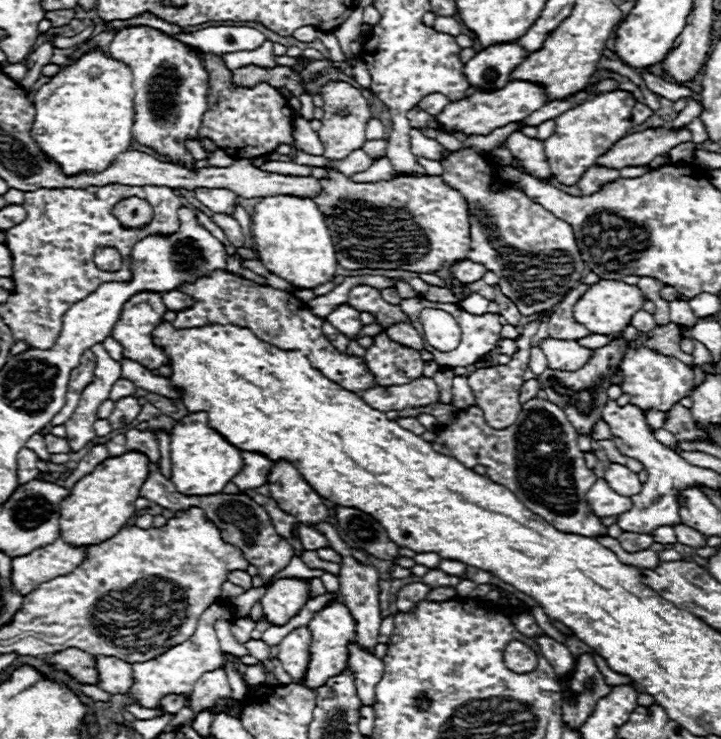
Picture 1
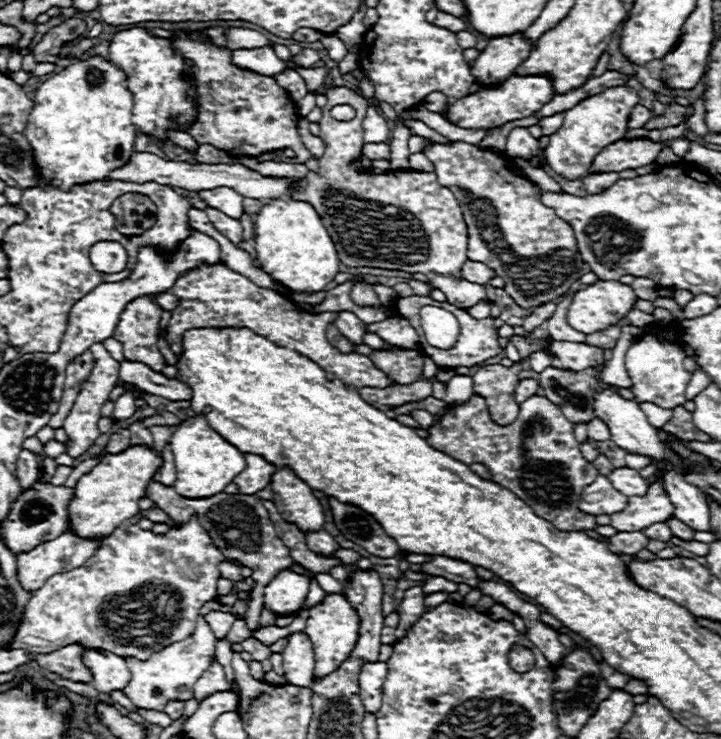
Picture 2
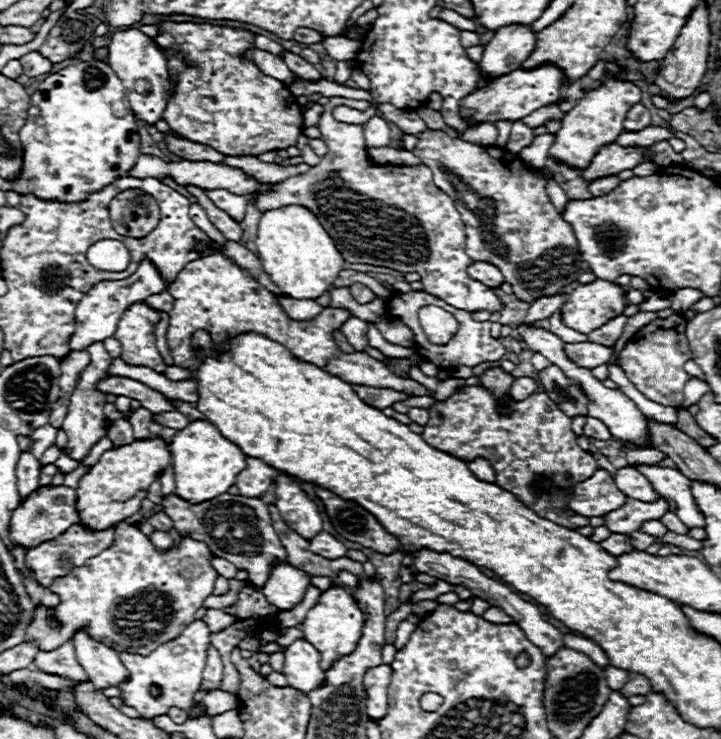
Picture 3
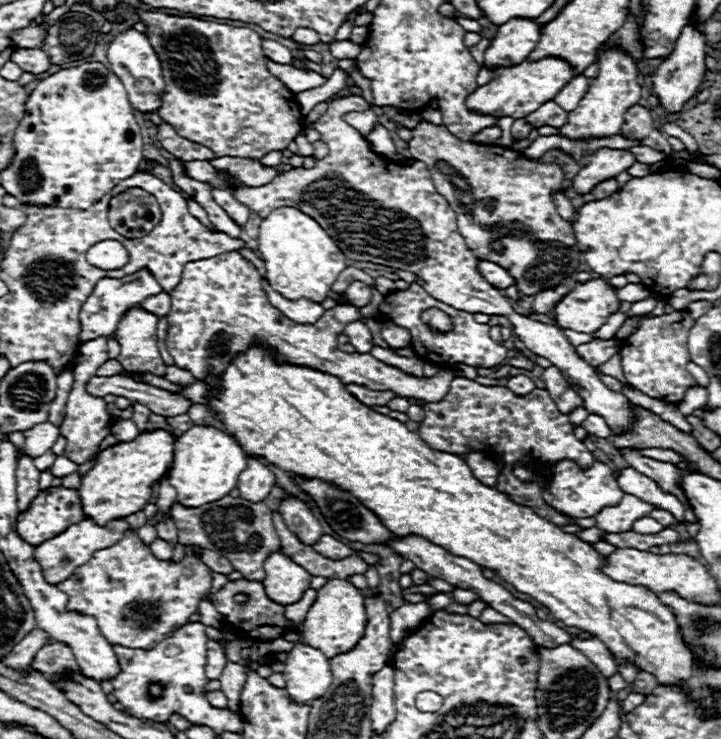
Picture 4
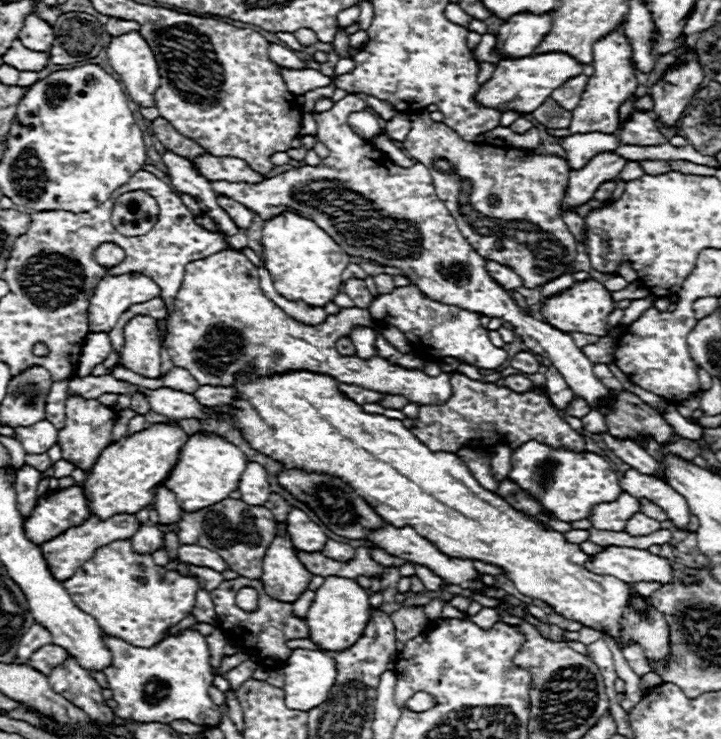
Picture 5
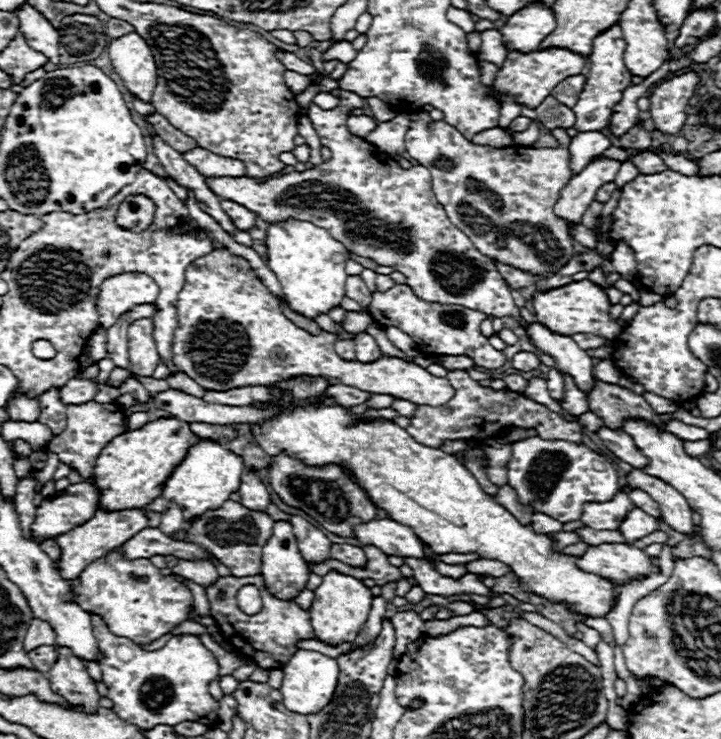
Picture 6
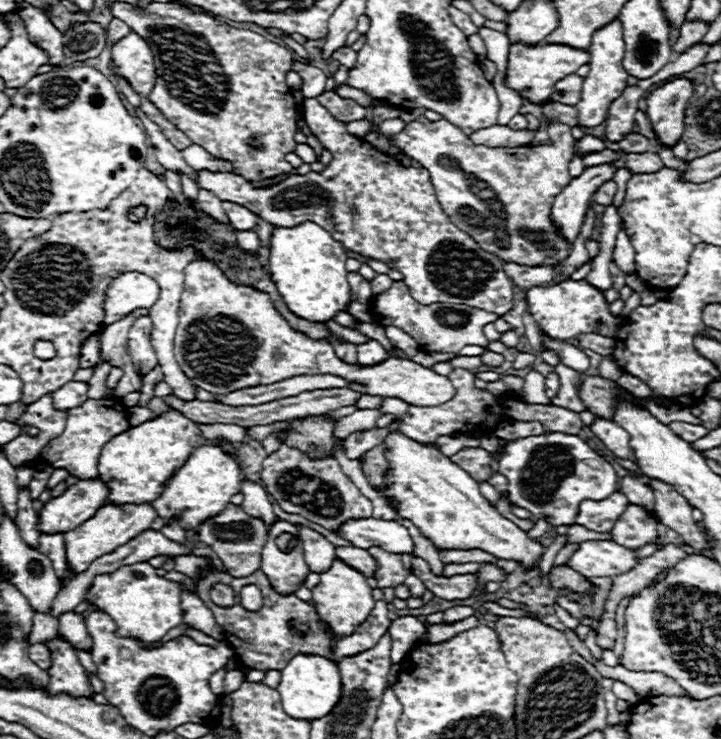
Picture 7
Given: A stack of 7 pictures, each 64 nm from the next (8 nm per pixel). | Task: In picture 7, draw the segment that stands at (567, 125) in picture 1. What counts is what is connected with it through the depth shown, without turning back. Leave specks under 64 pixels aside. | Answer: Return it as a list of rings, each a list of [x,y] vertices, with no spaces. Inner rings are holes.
[[[618,20],[610,22],[608,26],[604,26],[602,30],[598,30],[598,34],[594,34],[594,42],[590,44],[590,72],[584,78],[584,86],[582,86],[582,96],[580,102],[576,104],[578,108],[578,126],[584,128],[594,128],[604,124],[606,116],[608,116],[608,108],[610,104],[622,94],[622,90],[628,86],[628,74],[622,68],[622,56],[624,56],[624,40],[622,40],[622,26]]]

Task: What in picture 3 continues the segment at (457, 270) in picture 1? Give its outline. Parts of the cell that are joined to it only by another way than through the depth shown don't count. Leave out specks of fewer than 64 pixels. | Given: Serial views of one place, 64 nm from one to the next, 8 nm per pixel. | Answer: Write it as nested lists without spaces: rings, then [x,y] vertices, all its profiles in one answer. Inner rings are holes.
[[[472,262],[468,266],[468,276],[486,284],[486,286],[490,286],[490,288],[498,288],[504,282],[502,272],[488,262]]]

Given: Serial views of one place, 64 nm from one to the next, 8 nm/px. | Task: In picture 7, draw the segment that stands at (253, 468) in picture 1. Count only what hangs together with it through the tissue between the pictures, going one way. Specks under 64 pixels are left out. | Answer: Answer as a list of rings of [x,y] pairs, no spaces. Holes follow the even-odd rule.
[[[244,478],[240,492],[244,494],[242,508],[246,510],[246,514],[256,516],[256,518],[262,518],[264,522],[270,522],[270,524],[276,522],[274,512],[272,512],[272,504],[270,504],[270,500],[268,500],[268,492],[264,490],[262,484]]]

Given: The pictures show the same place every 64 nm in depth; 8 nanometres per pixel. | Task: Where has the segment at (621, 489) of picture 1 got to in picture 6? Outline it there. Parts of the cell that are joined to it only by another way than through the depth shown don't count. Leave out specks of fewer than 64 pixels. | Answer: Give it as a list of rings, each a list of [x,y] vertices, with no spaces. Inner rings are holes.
[[[634,468],[626,474],[626,486],[648,492],[658,502],[662,510],[662,520],[676,532],[682,532],[682,534],[696,532],[696,526],[692,524],[692,510],[686,498],[680,492],[676,492],[672,486],[662,482],[660,478],[648,476],[646,472]]]

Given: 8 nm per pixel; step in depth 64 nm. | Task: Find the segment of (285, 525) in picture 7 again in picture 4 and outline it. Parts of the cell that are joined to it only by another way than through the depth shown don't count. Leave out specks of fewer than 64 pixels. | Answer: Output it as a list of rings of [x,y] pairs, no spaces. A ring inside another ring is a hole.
[[[270,554],[266,560],[266,578],[264,578],[264,590],[266,596],[282,606],[294,604],[302,598],[310,584],[310,574],[302,568],[290,562],[284,554]]]

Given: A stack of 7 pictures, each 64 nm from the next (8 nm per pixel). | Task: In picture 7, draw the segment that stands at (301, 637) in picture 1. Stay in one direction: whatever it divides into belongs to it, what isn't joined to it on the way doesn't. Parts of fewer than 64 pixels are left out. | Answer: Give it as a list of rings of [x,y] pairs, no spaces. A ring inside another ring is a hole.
[[[298,654],[282,670],[282,680],[276,690],[282,694],[282,708],[286,714],[302,720],[314,720],[326,716],[336,706],[340,686],[340,672],[332,660],[314,654]]]

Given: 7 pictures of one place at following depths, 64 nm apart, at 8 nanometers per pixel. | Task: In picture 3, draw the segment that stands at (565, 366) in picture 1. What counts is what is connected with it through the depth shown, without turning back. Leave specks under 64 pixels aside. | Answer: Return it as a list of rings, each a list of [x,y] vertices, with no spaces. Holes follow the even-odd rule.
[[[580,342],[580,344],[566,344],[564,352],[574,364],[592,370],[600,364],[606,364],[610,360],[614,348],[606,348],[606,346],[594,344],[594,342]]]

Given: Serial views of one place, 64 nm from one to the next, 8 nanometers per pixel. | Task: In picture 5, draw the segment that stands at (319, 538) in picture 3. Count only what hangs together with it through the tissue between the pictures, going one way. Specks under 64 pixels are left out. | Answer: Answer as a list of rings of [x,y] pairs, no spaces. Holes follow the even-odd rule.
[[[332,538],[326,540],[324,548],[322,548],[322,554],[326,554],[328,558],[342,558],[342,562],[346,562],[348,558],[354,558],[354,548],[348,546],[348,544],[342,544],[342,542],[336,542]]]

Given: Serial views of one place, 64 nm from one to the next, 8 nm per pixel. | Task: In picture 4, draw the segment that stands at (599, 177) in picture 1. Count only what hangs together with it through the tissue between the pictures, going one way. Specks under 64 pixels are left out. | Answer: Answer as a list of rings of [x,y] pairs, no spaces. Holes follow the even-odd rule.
[[[610,178],[610,180],[604,180],[604,182],[596,184],[594,190],[592,190],[592,194],[594,194],[596,198],[606,198],[606,196],[614,194],[616,190],[618,190],[618,182],[616,182],[616,178]]]

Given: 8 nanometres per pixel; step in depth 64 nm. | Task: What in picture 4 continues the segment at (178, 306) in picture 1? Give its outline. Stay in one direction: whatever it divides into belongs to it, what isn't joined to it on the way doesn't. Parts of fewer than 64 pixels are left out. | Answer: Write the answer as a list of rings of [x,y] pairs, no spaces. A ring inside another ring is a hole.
[[[166,292],[162,294],[156,294],[154,298],[146,298],[146,302],[140,302],[138,306],[142,306],[142,310],[146,308],[148,312],[154,312],[158,316],[166,316],[170,312],[170,296]]]

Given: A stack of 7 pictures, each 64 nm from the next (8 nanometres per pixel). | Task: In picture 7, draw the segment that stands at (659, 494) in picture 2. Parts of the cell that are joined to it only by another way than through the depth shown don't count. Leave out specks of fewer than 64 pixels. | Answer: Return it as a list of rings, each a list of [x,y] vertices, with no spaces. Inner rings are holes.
[[[614,492],[606,500],[586,500],[580,504],[576,524],[582,524],[594,532],[610,532],[610,528],[622,516],[628,504],[630,502],[622,492]]]

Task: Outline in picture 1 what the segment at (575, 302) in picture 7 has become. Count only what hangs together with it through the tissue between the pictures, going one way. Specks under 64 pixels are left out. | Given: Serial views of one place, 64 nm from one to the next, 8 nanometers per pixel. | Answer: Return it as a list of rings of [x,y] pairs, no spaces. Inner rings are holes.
[[[600,280],[586,290],[580,302],[576,302],[574,318],[578,318],[578,322],[582,322],[582,326],[586,326],[594,334],[618,334],[630,324],[632,316],[642,310],[644,302],[646,298],[638,286],[630,286],[622,280]]]

